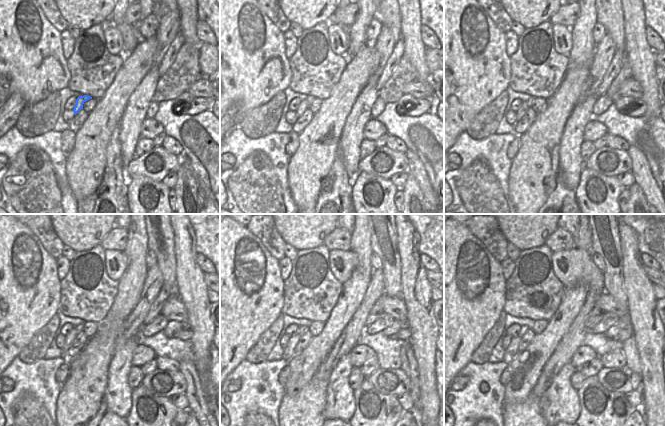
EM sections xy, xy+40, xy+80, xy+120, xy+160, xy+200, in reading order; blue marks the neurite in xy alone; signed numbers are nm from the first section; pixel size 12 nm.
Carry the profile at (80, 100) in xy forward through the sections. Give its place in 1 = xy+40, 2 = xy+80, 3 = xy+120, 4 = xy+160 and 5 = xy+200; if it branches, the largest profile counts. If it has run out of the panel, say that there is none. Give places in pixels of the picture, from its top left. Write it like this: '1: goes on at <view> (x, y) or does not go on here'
1: goes on at xy+40 (303, 105)
2: goes on at xy+80 (525, 105)
3: goes on at xy+120 (69, 339)
4: goes on at xy+160 (294, 339)
5: goes on at xy+200 (510, 353)

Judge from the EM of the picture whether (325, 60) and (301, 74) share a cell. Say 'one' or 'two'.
one

